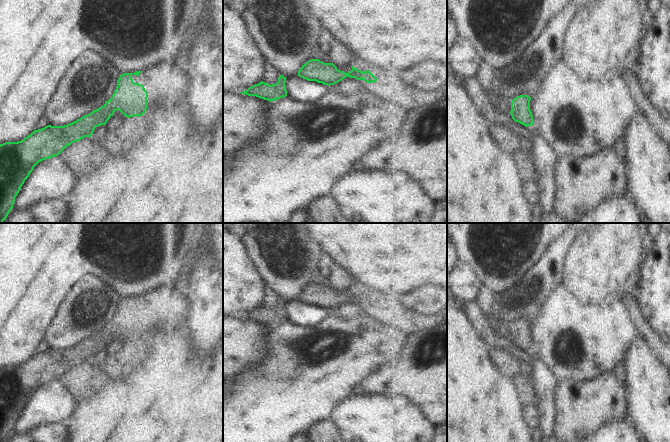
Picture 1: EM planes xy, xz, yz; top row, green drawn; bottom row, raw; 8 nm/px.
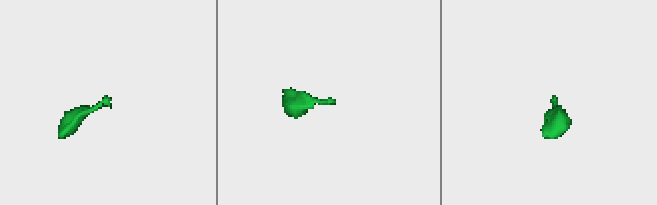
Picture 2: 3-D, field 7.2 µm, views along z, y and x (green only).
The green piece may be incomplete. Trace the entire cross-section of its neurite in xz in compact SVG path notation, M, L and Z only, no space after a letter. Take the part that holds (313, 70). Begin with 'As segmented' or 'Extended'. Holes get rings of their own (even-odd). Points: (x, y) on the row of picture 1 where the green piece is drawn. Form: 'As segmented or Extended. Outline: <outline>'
Extended. Outline: M311 59L305 62L299 69L298 76L308 81L316 81L330 86L342 81L346 77L364 80L368 83L376 82L381 88L387 91L400 90L397 86L398 80L393 77L393 71L389 70L381 77L376 78L369 70L362 71L352 66L348 73L340 71L333 63L324 63L319 59Z

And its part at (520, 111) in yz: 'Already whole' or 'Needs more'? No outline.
Already whole

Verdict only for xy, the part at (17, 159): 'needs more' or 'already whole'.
needs more

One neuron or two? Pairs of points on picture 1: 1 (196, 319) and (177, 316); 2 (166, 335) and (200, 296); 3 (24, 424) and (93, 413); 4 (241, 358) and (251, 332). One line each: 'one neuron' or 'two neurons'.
1: two neurons
2: two neurons
3: two neurons
4: one neuron

